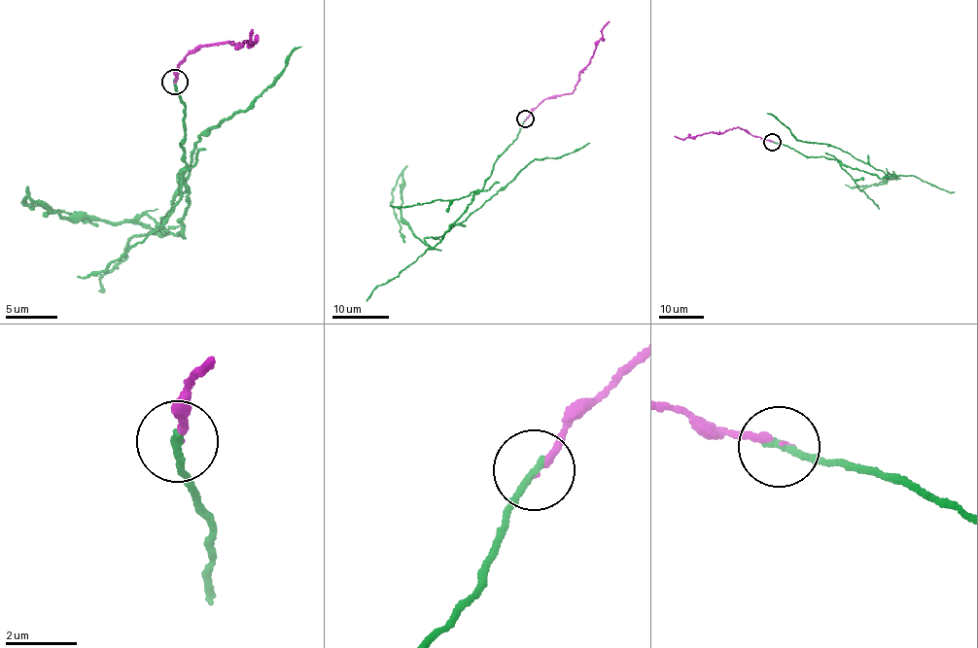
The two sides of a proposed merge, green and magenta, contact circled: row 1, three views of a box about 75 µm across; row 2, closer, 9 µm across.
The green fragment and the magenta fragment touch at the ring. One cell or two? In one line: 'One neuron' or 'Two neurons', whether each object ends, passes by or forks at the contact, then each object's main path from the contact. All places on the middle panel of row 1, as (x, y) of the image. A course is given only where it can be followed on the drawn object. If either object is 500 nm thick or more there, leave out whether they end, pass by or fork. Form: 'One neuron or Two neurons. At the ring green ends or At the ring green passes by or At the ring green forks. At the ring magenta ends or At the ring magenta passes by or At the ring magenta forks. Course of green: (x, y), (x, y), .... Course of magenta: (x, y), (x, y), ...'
Two neurons. At the ring green ends. At the ring magenta ends. Course of green: (526, 119), (468, 208), (431, 247), (427, 238), (444, 234), (536, 159), (567, 154), (590, 142). Course of magenta: (526, 119), (547, 98), (572, 93), (608, 20)

